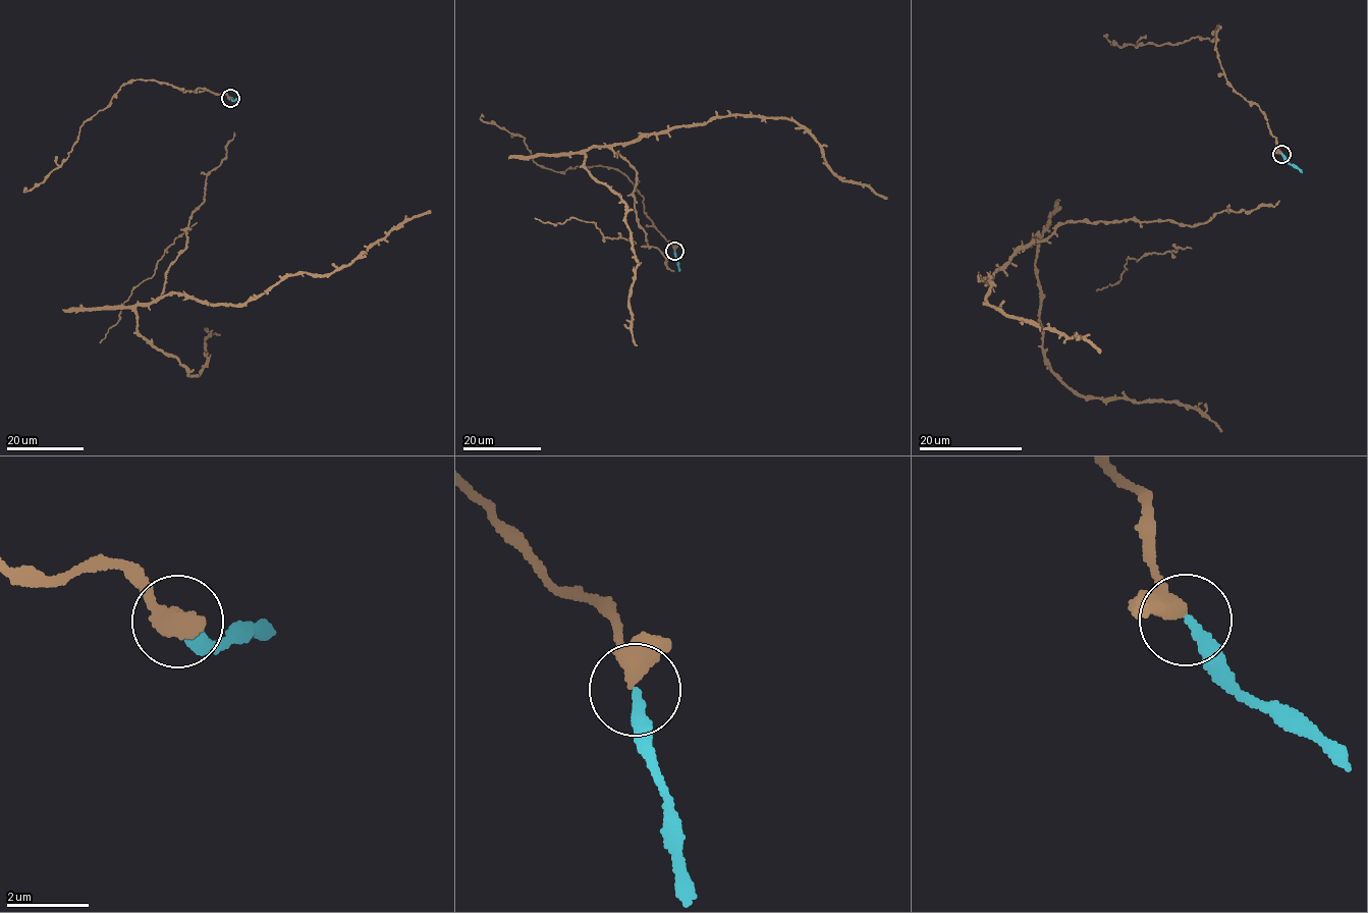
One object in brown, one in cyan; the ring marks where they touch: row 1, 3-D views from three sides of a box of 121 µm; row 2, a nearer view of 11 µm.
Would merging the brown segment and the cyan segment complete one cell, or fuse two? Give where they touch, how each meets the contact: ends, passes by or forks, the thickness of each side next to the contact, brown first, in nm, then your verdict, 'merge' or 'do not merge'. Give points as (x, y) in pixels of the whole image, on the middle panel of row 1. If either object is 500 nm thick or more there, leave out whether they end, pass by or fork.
at (674, 251); brown passes by; cyan ends there; 320 nm thick on the brown side, 280 nm on the other; merge

